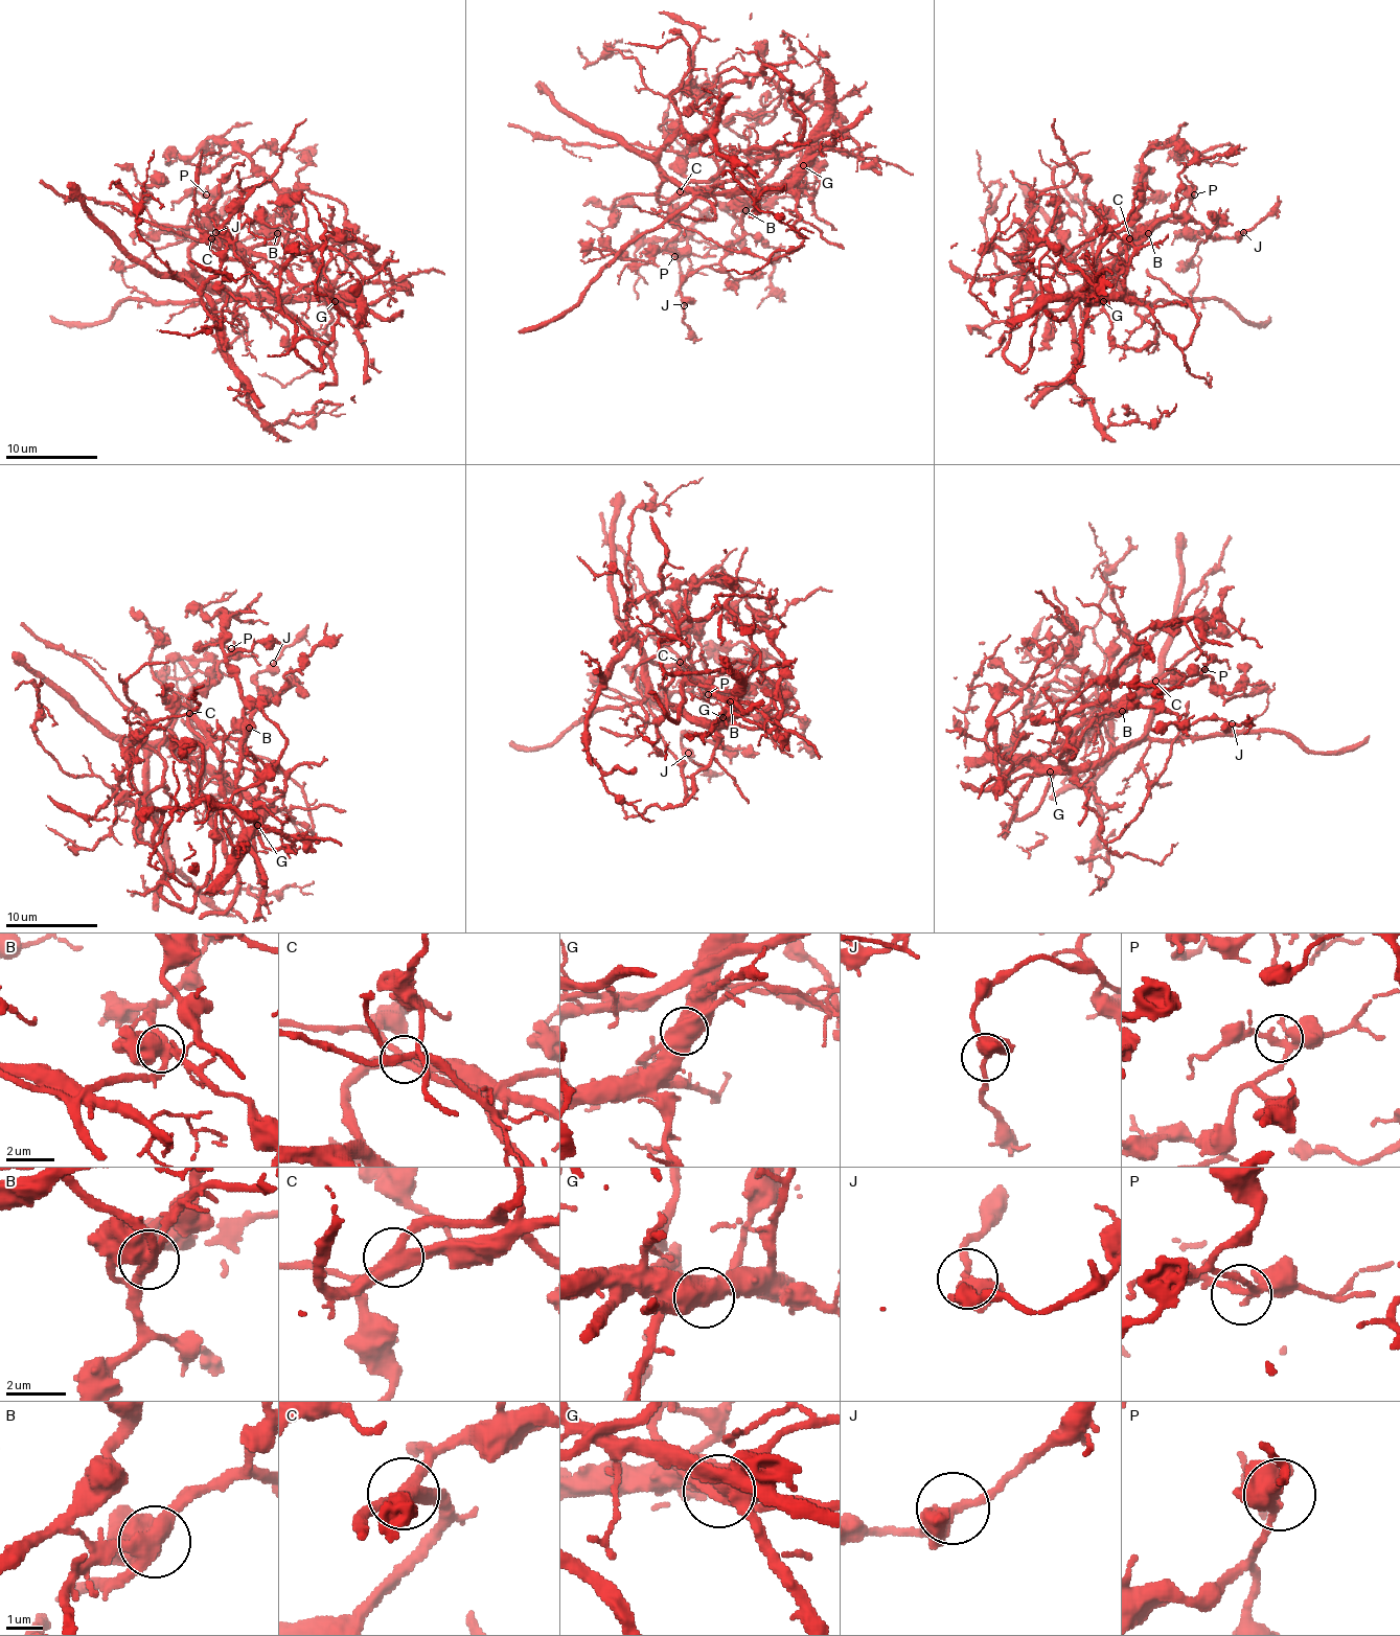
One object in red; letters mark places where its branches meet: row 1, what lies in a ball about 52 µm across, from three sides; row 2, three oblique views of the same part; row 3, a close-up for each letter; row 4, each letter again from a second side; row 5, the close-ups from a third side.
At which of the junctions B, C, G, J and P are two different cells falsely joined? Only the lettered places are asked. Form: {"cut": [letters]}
{"cut": ["B", "C", "G"]}

